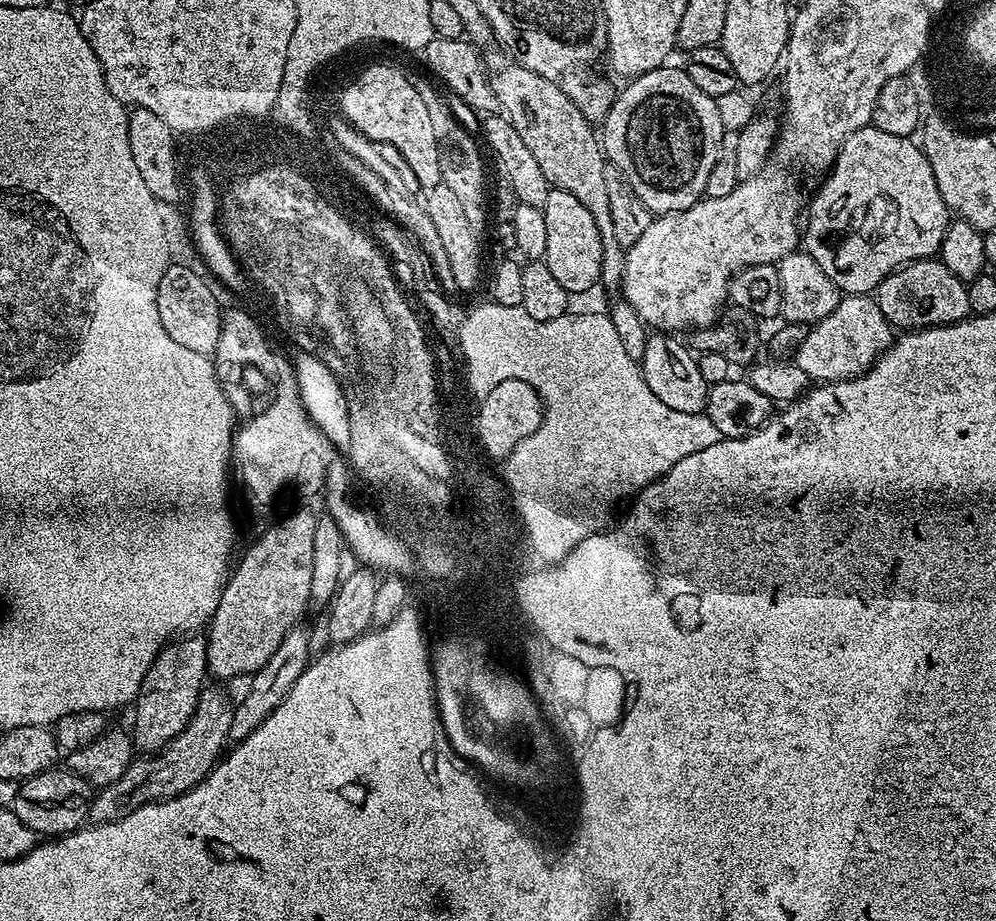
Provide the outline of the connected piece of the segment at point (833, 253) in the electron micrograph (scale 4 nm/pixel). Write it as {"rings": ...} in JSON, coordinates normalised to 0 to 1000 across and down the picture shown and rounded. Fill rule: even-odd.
{"rings":[[[874,137],[857,141],[843,160],[839,176],[830,188],[831,197],[820,206],[816,217],[814,214],[809,226],[809,242],[805,248],[806,273],[811,274],[821,289],[825,289],[825,298],[829,298],[829,302],[833,302],[844,318],[853,321],[879,318],[894,296],[919,282],[939,279],[954,242],[954,231],[940,194],[934,193],[934,189],[924,189],[924,200],[920,202],[914,200],[916,191],[910,189],[918,187],[922,178],[932,174],[928,162],[923,161],[908,180],[902,182],[898,172],[894,176],[894,152],[898,149],[898,145],[890,145],[890,141]]]}

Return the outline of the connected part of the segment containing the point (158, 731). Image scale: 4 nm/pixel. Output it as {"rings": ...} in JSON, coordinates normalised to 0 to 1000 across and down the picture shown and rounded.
{"rings":[[[189,688],[184,693],[178,693],[168,699],[157,711],[157,718],[151,723],[151,727],[147,727],[147,736],[143,736],[143,745],[139,749],[135,761],[135,770],[137,769],[137,779],[133,782],[133,790],[131,789],[131,798],[133,807],[138,813],[141,812],[145,819],[160,819],[173,802],[179,797],[183,797],[183,793],[191,784],[191,780],[195,775],[195,771],[201,761],[201,752],[207,746],[205,734],[210,731],[209,720],[207,719],[207,695],[201,688]]]}

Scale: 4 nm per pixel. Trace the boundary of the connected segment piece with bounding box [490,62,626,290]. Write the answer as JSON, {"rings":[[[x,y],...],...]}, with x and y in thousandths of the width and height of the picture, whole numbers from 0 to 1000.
{"rings":[[[517,67],[509,68],[492,83],[505,125],[510,127],[516,141],[520,141],[532,167],[536,167],[551,201],[559,208],[576,211],[576,215],[580,215],[580,219],[592,228],[592,237],[596,237],[596,245],[600,245],[604,263],[601,307],[615,315],[621,314],[629,270],[617,257],[616,241],[612,238],[612,211],[608,211],[608,189],[611,183],[603,153],[599,144],[598,148],[594,144],[595,136],[586,127],[584,119],[580,119],[580,115],[576,115],[576,111],[564,102],[561,93],[544,85],[544,80],[536,80],[536,76],[528,76]]]}

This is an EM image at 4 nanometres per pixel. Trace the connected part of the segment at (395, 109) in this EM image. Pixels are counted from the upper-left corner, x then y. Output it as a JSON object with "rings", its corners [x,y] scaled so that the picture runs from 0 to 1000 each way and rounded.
{"rings":[[[377,67],[370,68],[368,73],[356,80],[358,80],[357,88],[347,92],[340,101],[340,125],[354,140],[357,138],[367,151],[379,152],[382,156],[391,156],[410,177],[410,182],[414,186],[415,193],[423,200],[423,205],[440,203],[444,193],[443,177],[440,176],[440,154],[436,152],[435,137],[427,112],[410,88],[409,81],[406,78],[402,79],[398,74],[393,74],[390,69],[377,69]]]}

